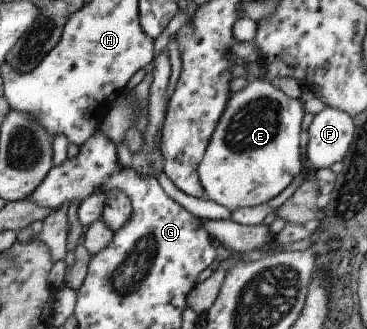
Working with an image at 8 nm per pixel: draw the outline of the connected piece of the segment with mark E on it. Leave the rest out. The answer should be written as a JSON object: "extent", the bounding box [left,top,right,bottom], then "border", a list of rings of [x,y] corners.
{"extent":[196,78,304,211],"border":[[[249,78],[248,84],[228,97],[205,153],[198,163],[196,174],[204,189],[204,197],[233,211],[263,205],[280,194],[290,181],[298,177],[304,161],[300,148],[301,120],[304,113],[298,98],[286,96],[264,79]]]}

